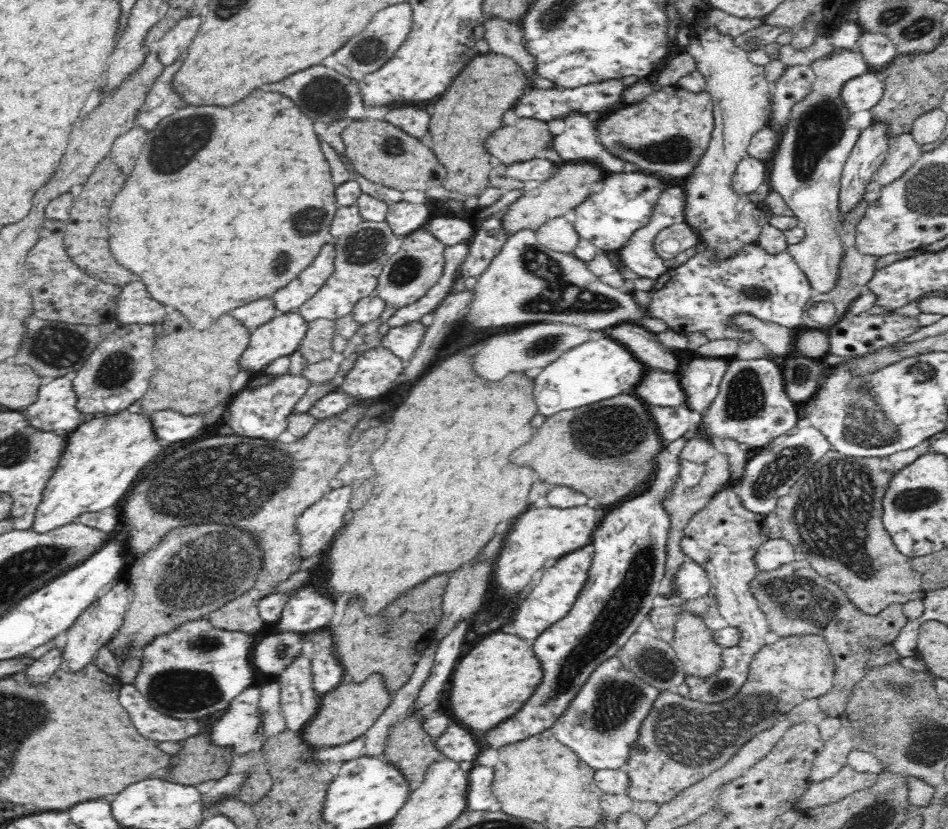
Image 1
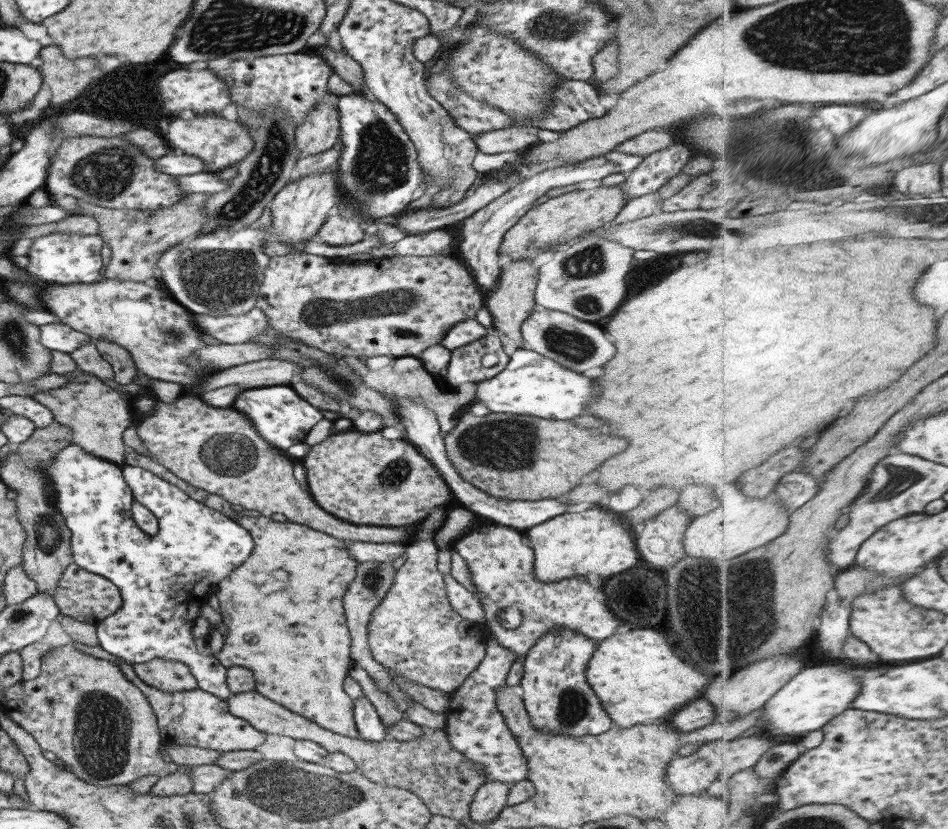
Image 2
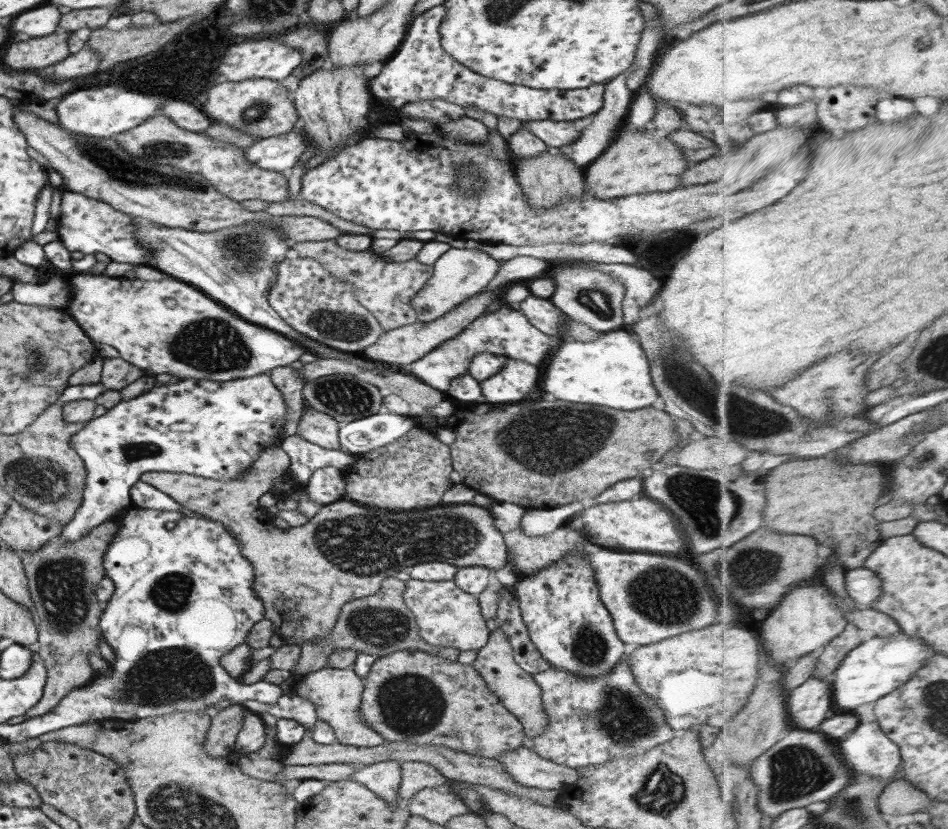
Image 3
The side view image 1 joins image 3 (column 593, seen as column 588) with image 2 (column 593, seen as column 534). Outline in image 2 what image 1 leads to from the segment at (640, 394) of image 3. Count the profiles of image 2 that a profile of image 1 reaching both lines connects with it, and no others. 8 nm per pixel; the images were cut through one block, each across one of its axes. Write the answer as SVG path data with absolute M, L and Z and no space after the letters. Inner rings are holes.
M515 349L508 363L489 380L476 383L474 404L483 404L489 413L539 416L549 420L569 420L583 414L583 408L597 394L595 382L583 374L571 372L557 362L526 349Z

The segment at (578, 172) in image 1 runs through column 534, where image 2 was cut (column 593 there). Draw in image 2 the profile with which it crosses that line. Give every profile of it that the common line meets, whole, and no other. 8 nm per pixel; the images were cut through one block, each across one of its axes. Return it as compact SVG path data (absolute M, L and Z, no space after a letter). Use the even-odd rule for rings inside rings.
M622 183L574 191L548 198L545 202L531 207L516 223L504 232L498 255L509 256L511 260L533 260L536 255L555 243L581 237L613 220L628 198L622 191Z

